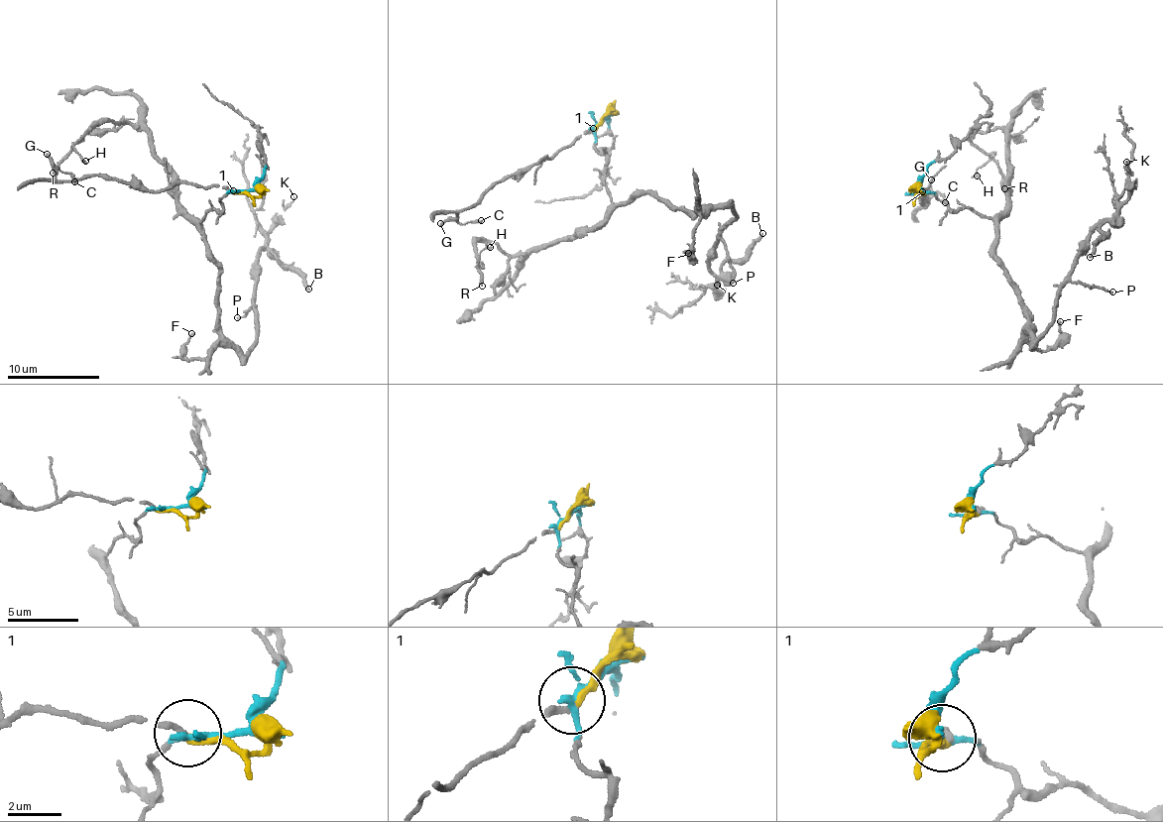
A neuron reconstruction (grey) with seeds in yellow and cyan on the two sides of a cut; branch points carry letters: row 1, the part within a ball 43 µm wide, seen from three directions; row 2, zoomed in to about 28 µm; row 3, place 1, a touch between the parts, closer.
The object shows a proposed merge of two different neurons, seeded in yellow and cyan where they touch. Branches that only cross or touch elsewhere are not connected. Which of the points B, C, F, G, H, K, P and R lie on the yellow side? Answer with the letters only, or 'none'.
C, G

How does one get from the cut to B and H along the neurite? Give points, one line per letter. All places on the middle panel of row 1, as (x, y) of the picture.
B: (611, 115), (594, 146), (607, 156), (609, 199), (730, 206), (736, 219), (709, 250), (713, 275), (762, 232)
H: (611, 115), (595, 128), (594, 146), (607, 156), (609, 215), (526, 253), (477, 241), (476, 265), (490, 247)

